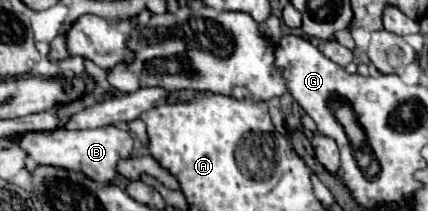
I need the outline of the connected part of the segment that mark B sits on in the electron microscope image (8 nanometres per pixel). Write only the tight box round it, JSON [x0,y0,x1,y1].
[16,127,132,183]

